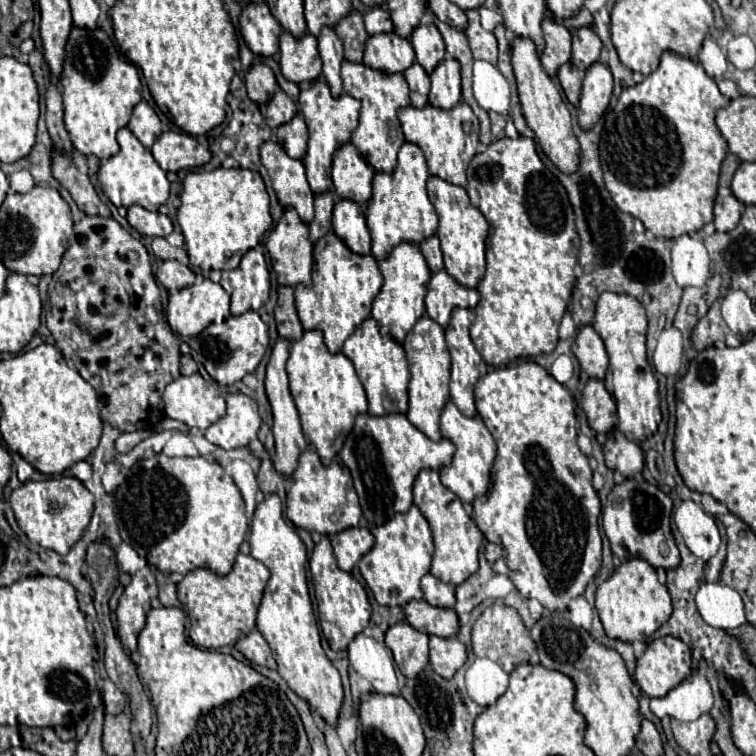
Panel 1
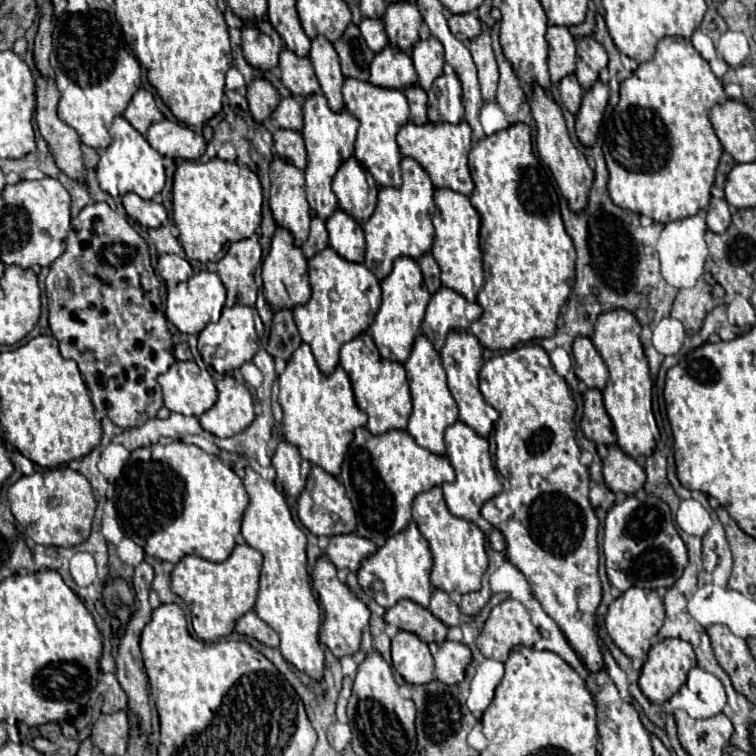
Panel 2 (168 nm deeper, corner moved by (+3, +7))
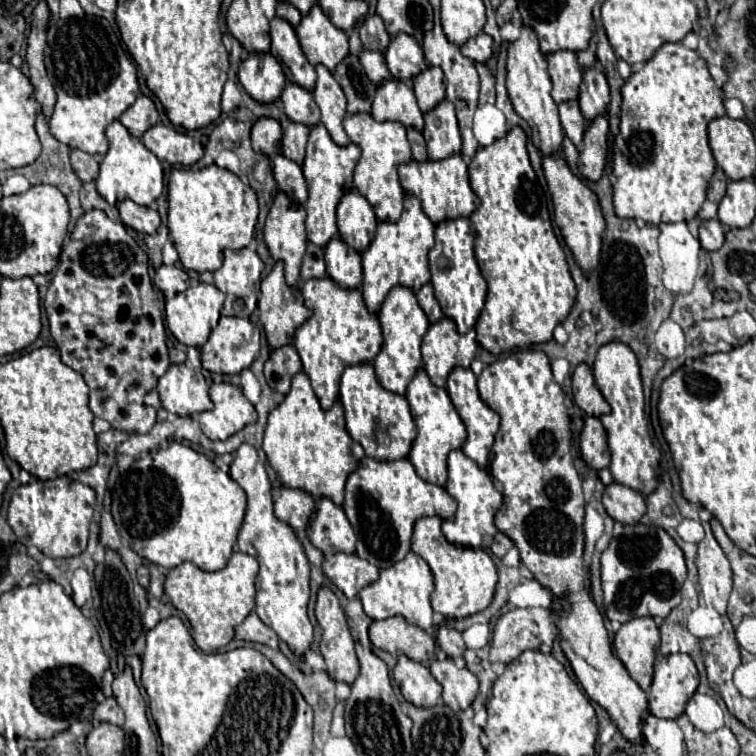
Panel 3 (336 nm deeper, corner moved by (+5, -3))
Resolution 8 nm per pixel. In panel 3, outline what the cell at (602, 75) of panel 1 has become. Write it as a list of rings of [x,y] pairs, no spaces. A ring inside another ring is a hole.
[[[598,116],[584,132],[584,148],[580,150],[578,170],[584,178],[598,182],[604,174],[608,156],[608,118]]]

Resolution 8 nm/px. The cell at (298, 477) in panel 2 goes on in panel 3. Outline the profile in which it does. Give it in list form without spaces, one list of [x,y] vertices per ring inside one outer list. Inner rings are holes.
[[[280,486],[280,498],[274,504],[274,514],[280,522],[288,524],[298,534],[300,530],[306,530],[314,506],[316,506],[314,498],[308,496],[306,492]]]

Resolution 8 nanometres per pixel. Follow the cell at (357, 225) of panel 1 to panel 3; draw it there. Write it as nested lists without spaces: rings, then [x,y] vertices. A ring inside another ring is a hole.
[[[334,238],[328,242],[324,252],[326,272],[334,282],[338,282],[338,286],[350,290],[362,284],[362,260],[354,248],[346,246],[340,238]]]

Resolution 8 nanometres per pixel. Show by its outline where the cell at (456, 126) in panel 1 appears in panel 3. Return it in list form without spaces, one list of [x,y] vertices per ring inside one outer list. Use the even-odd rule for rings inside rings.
[[[454,154],[446,160],[426,160],[426,162],[408,162],[398,168],[400,172],[400,184],[406,194],[412,194],[414,198],[420,200],[420,206],[424,214],[434,222],[446,222],[454,218],[470,218],[470,214],[478,208],[478,196],[470,188],[468,180],[468,168],[462,162],[460,154]]]

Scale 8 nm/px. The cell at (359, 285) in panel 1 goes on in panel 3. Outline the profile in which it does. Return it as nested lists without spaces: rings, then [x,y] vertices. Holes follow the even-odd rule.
[[[312,278],[302,284],[300,292],[304,306],[312,310],[312,318],[298,328],[294,348],[322,410],[328,410],[340,396],[338,384],[342,370],[358,362],[372,362],[374,354],[378,354],[378,346],[382,346],[382,330],[378,318],[366,310],[360,290],[342,290],[330,278]]]

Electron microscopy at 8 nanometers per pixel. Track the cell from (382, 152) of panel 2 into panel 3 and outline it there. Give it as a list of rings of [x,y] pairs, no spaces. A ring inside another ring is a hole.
[[[354,114],[344,118],[344,130],[360,150],[360,162],[354,170],[354,188],[370,202],[376,218],[400,218],[404,190],[398,182],[398,166],[410,162],[410,144],[406,138],[406,128],[398,122],[376,122],[370,114]]]

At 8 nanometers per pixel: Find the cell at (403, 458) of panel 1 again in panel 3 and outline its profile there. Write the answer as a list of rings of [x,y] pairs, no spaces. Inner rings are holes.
[[[362,458],[358,470],[350,474],[346,482],[346,500],[342,508],[358,538],[356,554],[384,570],[410,552],[410,538],[416,520],[424,516],[438,516],[442,520],[454,518],[456,502],[444,488],[424,482],[410,460],[376,462],[372,458]]]

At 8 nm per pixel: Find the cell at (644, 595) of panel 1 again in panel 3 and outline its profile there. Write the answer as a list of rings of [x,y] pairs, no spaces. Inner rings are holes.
[[[632,618],[622,624],[614,636],[616,656],[642,690],[648,690],[652,684],[652,668],[658,646],[660,632],[652,618]]]

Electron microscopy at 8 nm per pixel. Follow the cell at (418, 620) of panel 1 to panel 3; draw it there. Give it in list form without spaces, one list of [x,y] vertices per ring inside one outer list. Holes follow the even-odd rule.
[[[388,618],[370,624],[370,642],[378,650],[390,654],[404,654],[414,662],[428,664],[434,658],[434,638],[430,632],[420,630],[414,624],[408,624],[404,618]]]

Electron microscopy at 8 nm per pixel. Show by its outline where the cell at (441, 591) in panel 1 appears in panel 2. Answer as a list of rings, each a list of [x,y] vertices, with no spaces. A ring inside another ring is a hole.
[[[434,588],[428,610],[430,610],[436,618],[440,618],[446,626],[458,626],[458,624],[460,624],[460,610],[458,610],[458,604],[452,602],[450,594],[444,592],[444,590]]]

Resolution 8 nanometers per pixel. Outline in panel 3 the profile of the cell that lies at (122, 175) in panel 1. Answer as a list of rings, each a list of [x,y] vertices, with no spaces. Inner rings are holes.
[[[114,120],[106,128],[106,138],[110,148],[100,162],[100,176],[96,178],[98,192],[112,204],[112,200],[120,202],[130,198],[140,206],[150,206],[162,194],[162,164],[160,160],[140,142],[140,138],[132,136],[118,120]]]

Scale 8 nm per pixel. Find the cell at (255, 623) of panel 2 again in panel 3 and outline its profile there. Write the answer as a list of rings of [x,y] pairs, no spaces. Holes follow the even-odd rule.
[[[250,612],[248,618],[236,628],[236,640],[248,640],[248,642],[260,642],[270,648],[278,648],[278,636],[272,628],[268,628],[256,612]]]

